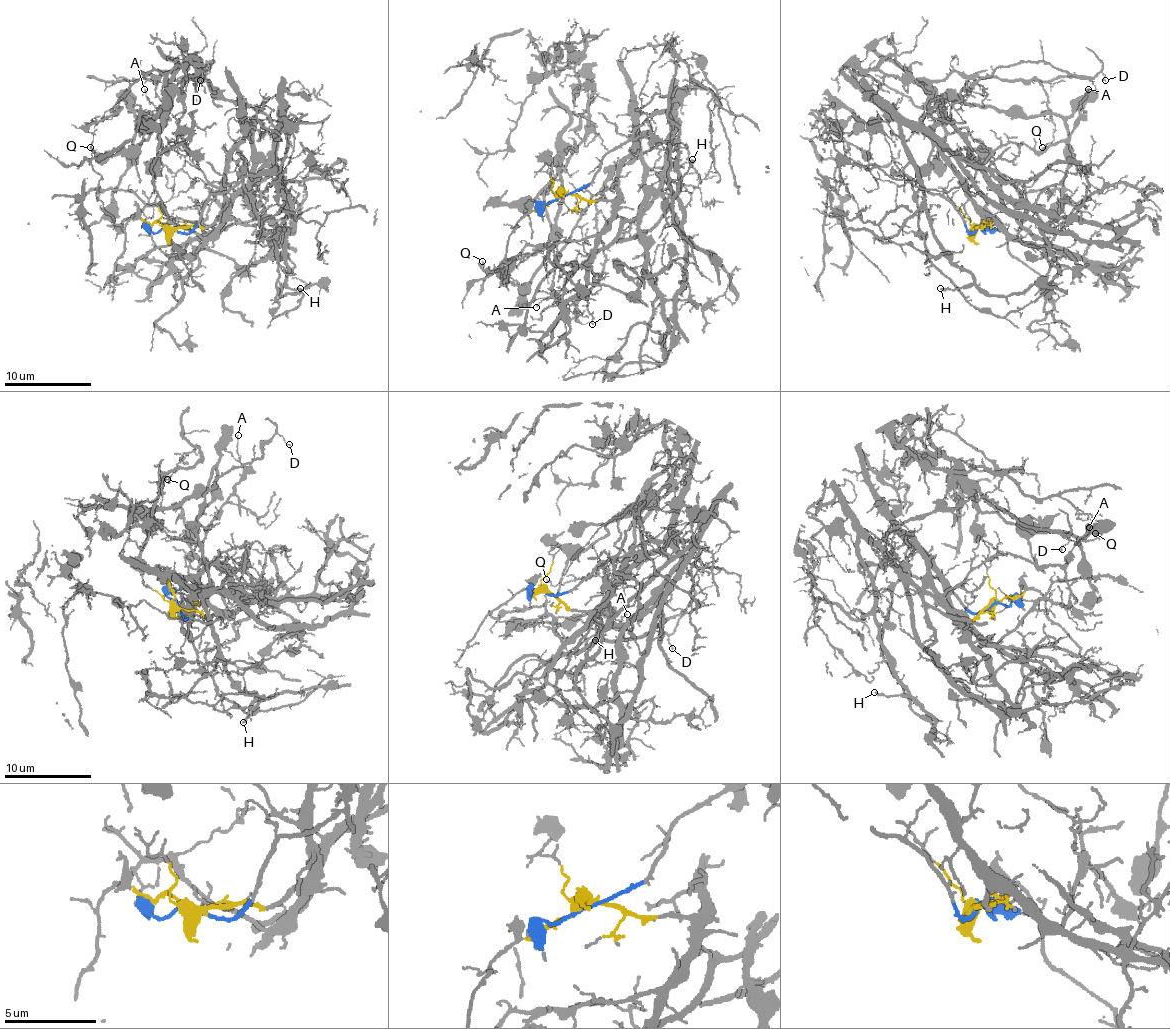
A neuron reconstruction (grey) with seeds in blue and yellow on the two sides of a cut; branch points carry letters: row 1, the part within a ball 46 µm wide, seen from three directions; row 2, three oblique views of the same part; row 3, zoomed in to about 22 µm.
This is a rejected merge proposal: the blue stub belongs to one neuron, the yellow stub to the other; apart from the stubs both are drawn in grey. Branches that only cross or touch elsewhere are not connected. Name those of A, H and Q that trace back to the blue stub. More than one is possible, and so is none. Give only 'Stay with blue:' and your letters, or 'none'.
Stay with blue: H

